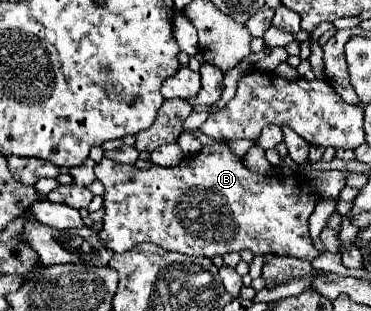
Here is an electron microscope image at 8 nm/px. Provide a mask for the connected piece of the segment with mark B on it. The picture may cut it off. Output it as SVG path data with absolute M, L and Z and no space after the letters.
M227 143L203 147L197 155L187 155L175 167L153 165L151 169L137 169L135 165L121 165L111 159L101 159L95 165L95 177L103 183L103 229L99 231L101 243L115 251L125 253L137 243L151 241L167 251L177 251L183 255L215 257L231 251L249 249L253 255L277 253L289 255L305 261L313 261L319 253L309 237L307 217L319 203L319 195L311 185L299 175L259 175L249 171L239 157L231 153Z

